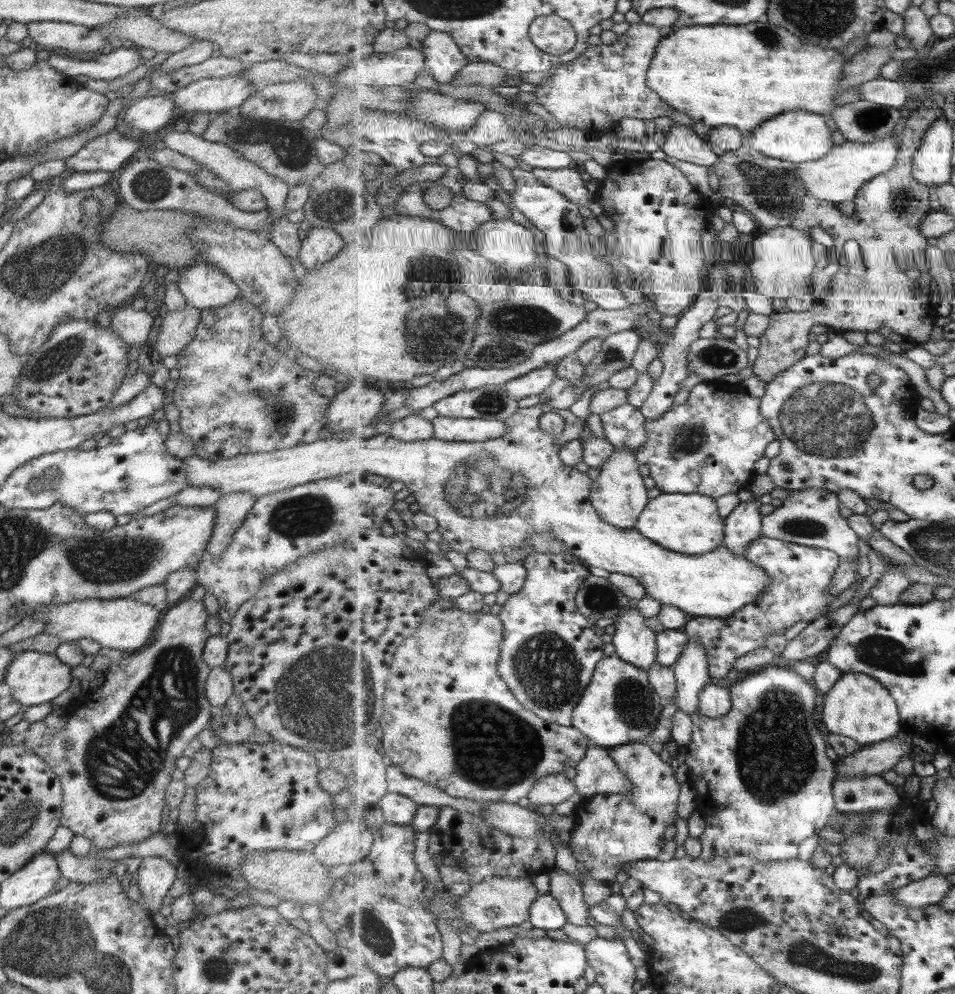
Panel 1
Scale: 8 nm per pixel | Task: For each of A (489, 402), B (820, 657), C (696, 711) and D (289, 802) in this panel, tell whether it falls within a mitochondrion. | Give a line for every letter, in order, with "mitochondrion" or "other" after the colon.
A: mitochondrion
B: other
C: other
D: other

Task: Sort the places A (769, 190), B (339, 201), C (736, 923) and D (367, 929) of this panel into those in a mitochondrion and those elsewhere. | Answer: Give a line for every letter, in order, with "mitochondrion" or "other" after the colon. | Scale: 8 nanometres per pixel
A: mitochondrion
B: mitochondrion
C: mitochondrion
D: mitochondrion

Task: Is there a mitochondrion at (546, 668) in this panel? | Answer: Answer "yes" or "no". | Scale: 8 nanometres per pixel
yes

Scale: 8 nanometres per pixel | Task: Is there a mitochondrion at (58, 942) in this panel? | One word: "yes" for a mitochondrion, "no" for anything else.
yes

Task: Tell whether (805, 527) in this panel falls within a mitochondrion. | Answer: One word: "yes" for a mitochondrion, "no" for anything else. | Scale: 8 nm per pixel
yes

